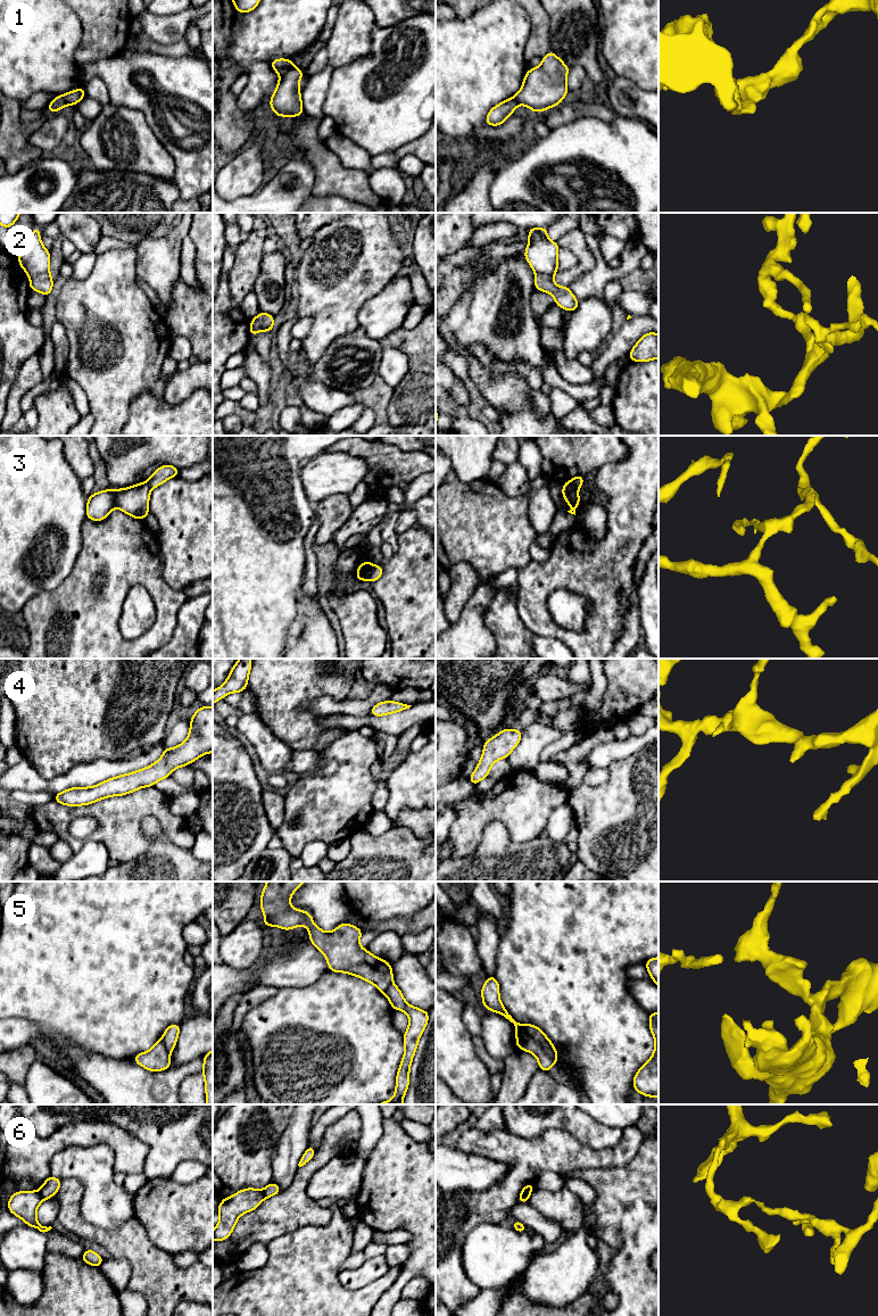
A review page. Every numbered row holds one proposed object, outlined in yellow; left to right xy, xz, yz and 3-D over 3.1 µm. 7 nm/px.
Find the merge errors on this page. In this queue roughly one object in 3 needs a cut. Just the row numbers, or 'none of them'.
1, 2, 3, 5, 6

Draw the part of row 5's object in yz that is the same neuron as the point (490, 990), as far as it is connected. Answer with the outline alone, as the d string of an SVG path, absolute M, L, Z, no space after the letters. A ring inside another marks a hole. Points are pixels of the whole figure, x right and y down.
M490 976L486 979L481 988L481 995L482 1004L488 1011L498 1012L514 1024L516 1034L516 1049L521 1049L535 1054L538 1059L539 1069L550 1073L550 1068L554 1062L545 1053L541 1045L531 1037L527 1031L525 1025L516 1023L510 1012L503 1007L499 999L499 984L495 976Z

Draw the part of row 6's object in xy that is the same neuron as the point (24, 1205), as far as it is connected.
M17 1191L8 1200L8 1210L24 1220L26 1225L44 1233L52 1227L41 1226L36 1220L36 1209L43 1200L40 1191Z

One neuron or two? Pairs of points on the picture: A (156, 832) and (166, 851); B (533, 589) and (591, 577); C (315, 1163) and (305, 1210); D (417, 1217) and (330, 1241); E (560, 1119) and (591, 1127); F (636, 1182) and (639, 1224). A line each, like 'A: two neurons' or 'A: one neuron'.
A: one neuron
B: one neuron
C: one neuron
D: two neurons
E: one neuron
F: two neurons

